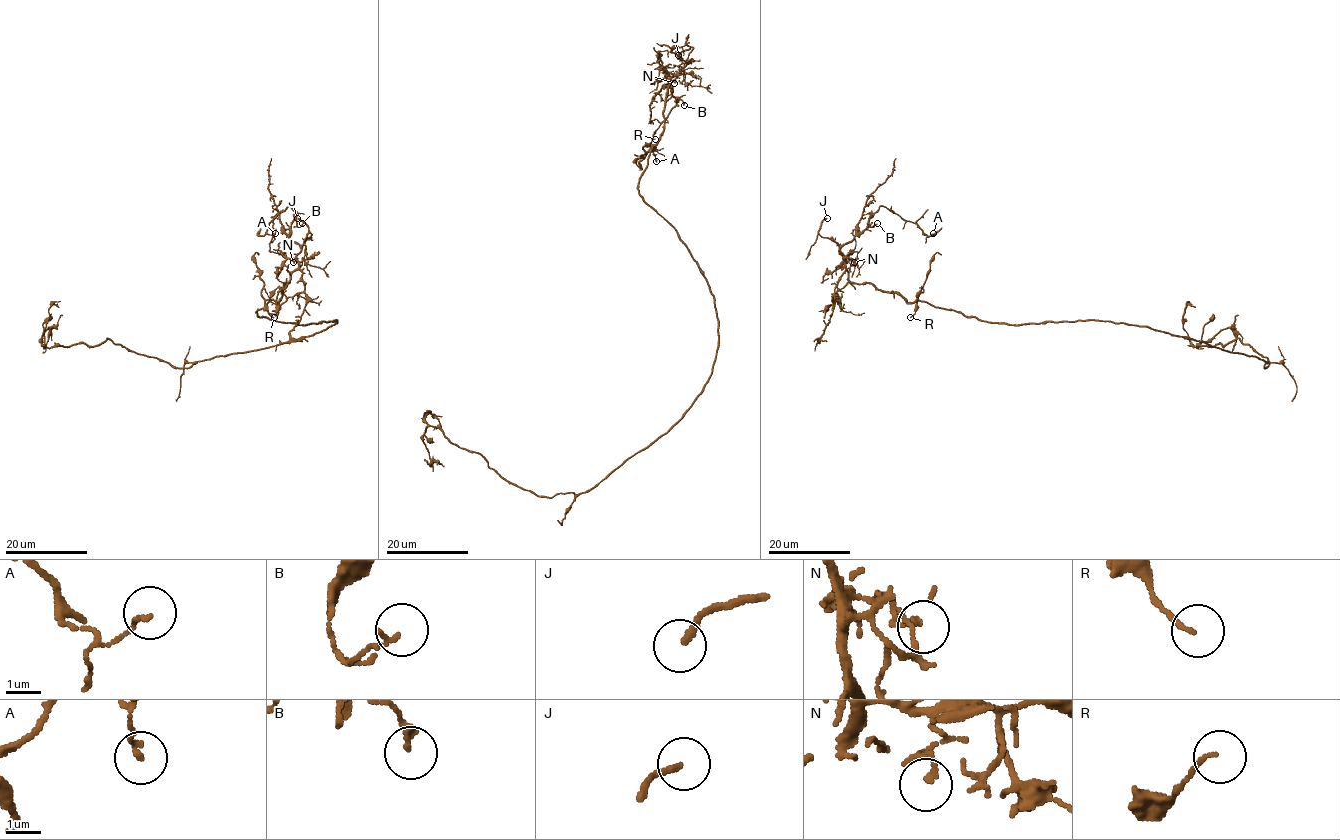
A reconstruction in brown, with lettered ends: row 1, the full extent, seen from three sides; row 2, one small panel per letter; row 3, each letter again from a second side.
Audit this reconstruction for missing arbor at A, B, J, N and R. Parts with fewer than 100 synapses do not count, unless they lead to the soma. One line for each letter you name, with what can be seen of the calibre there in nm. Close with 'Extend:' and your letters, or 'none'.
J: 180 nm
Extend: J

